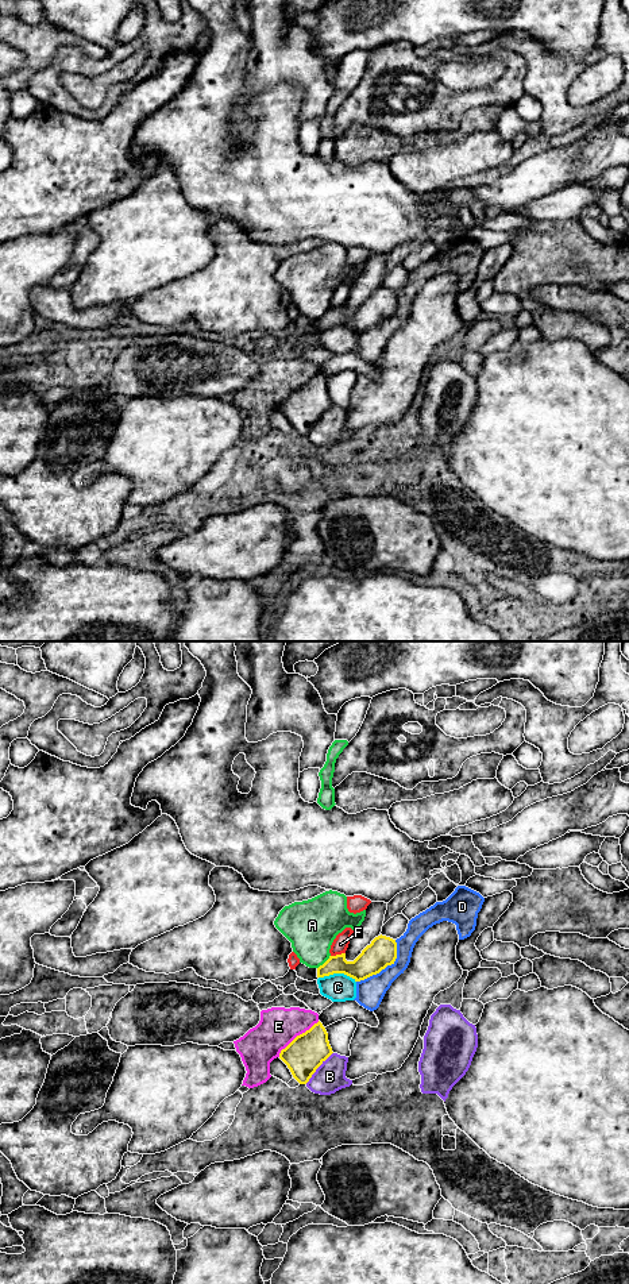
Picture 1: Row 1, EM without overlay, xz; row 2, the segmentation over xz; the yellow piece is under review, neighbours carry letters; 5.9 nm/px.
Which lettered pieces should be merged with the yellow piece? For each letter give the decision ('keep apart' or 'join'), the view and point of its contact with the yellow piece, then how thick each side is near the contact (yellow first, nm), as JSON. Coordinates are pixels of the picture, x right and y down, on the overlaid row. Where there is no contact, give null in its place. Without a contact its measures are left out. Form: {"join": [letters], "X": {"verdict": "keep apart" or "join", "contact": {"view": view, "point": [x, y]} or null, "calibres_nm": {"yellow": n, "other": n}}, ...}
{"join": [], "A": {"verdict": "keep apart", "contact": {"view": "xz", "point": [325, 961]}, "calibres_nm": {"yellow": 150, "other": 320}}, "B": {"verdict": "keep apart", "contact": {"view": "xz", "point": [317, 1067]}, "calibres_nm": {"yellow": 220, "other": 180}}, "C": {"verdict": "keep apart", "contact": {"view": "xz", "point": [338, 972]}, "calibres_nm": {"yellow": 170, "other": 170}}, "D": {"verdict": "keep apart", "contact": {"view": "xz", "point": [385, 967]}, "calibres_nm": {"yellow": 170, "other": 160}}, "E": {"verdict": "keep apart", "contact": {"view": "xz", "point": [297, 1036]}, "calibres_nm": {"yellow": 220, "other": 240}}, "F": {"verdict": "keep apart", "contact": {"view": "xz", "point": [338, 955]}, "calibres_nm": {"yellow": 170, "other": 90}}}

